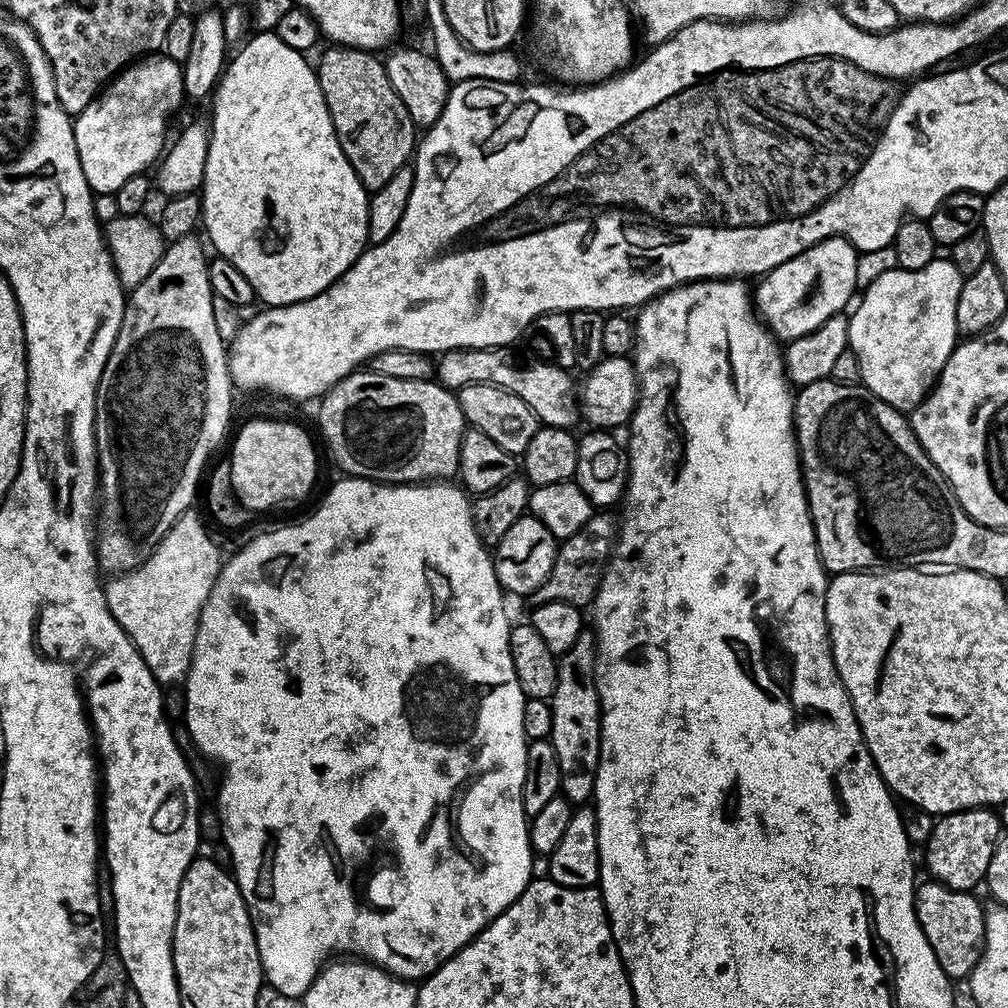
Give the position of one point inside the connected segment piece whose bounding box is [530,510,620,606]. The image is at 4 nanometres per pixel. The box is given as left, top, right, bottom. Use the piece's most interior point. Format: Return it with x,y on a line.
581,560

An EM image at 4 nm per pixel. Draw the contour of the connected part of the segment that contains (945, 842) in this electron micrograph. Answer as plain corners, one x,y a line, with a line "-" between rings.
991,807
964,808
961,812
948,812
945,816
939,817
935,821
932,833
928,836
928,845
924,848
924,864
928,867
928,872
933,881
937,884
945,884
948,888
953,888
959,892
972,892
976,887
985,883
990,858
994,854
996,844
1002,835
1002,825
999,815

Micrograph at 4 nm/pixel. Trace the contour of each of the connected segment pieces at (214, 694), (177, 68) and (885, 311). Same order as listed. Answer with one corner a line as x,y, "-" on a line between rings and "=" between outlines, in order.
340,478
336,485
324,496
324,505
313,516
305,518
301,524
288,524
273,532
256,536
241,552
227,557
221,567
220,576
202,614
196,635
196,649
192,655
192,665
186,677
188,684
188,732
192,740
212,760
224,767
224,781
220,784
220,828
224,831
224,844
230,857
230,868
240,887
242,898
254,926
258,942
258,954
262,962
267,987
281,992
284,996
303,997
304,991
314,982
320,969
333,958
343,954
348,958
359,958
385,968
391,976
399,980
420,982
437,972
454,953
465,948
481,930
496,916
500,916
526,890
533,879
532,857
534,855
528,837
530,818
522,806
522,782
526,782
526,750
530,743
523,730
523,708
526,701
518,674
514,670
514,658
510,654
510,634
513,625
508,624
508,612
504,609
506,593
496,577
494,556
486,547
480,531
476,528
476,518
470,496
456,482
421,482
418,484
378,484
374,480
=
152,54
147,58
141,58
129,64
127,68
123,69
123,71
99,93
97,99
90,102
90,106
86,106
86,110
82,110
79,116
75,117
74,138
76,139
76,149
78,150
78,162
82,162
82,174
86,174
86,182
92,187
93,193
116,193
118,186
122,186
122,182
126,182
126,178
147,173
149,169
161,159
162,153
166,148
164,135
168,132
168,119
175,114
176,107
182,102
185,103
185,100
184,70
181,61
172,60
163,54
=
934,259
922,266
922,270
894,267
863,289
864,297
855,301
856,309
854,304
848,316
848,346
858,358
860,379
864,387
882,398
882,402
908,414
932,391
936,379
940,377
940,371
946,366
958,343
956,315
958,294
963,285
964,277
960,275
958,266
954,266
952,259

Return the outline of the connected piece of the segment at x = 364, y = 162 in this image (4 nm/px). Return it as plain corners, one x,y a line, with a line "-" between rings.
328,46
315,69
342,154
369,193
382,190
413,159
418,143
416,123
402,106
402,98
394,94
383,59
360,48

